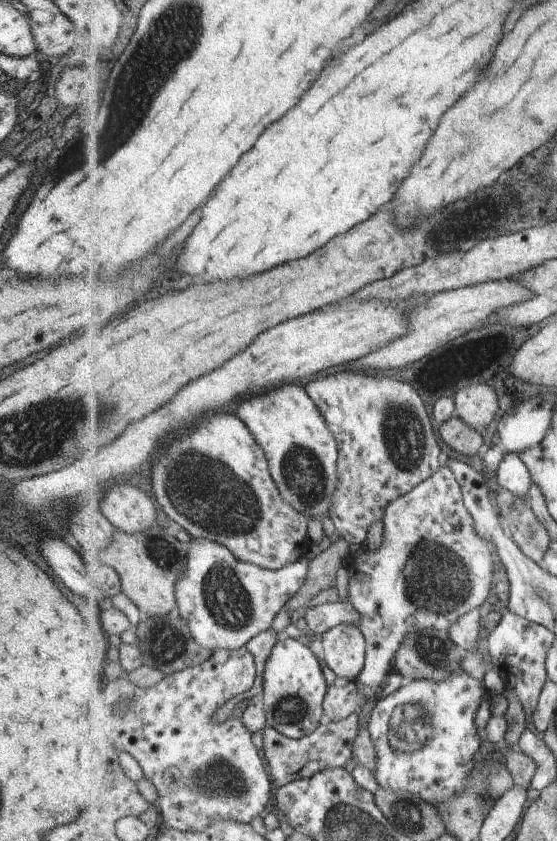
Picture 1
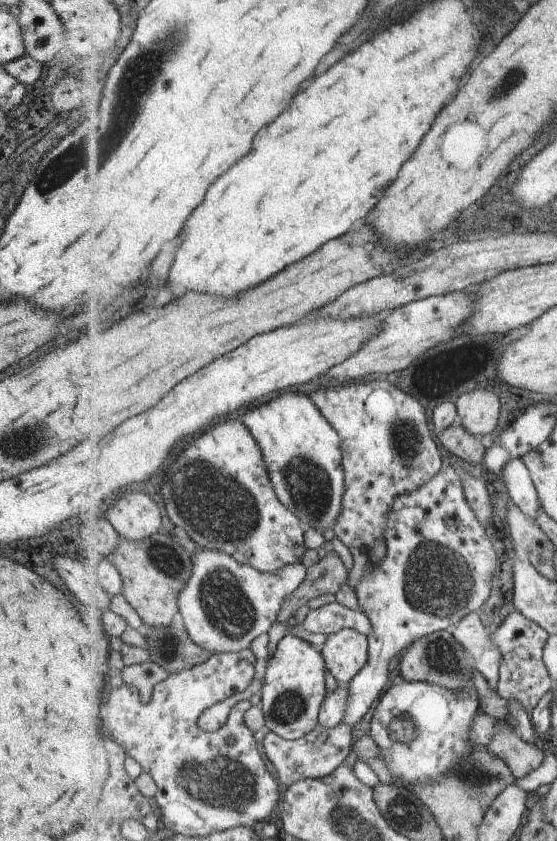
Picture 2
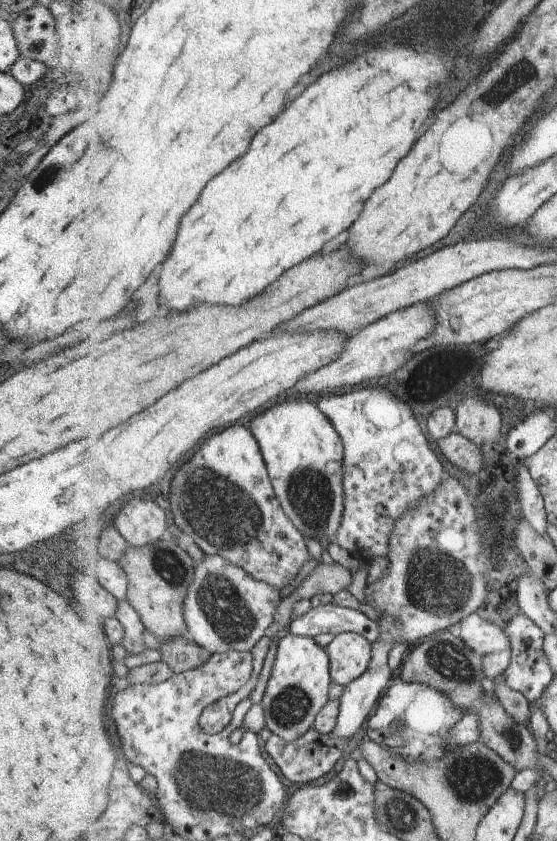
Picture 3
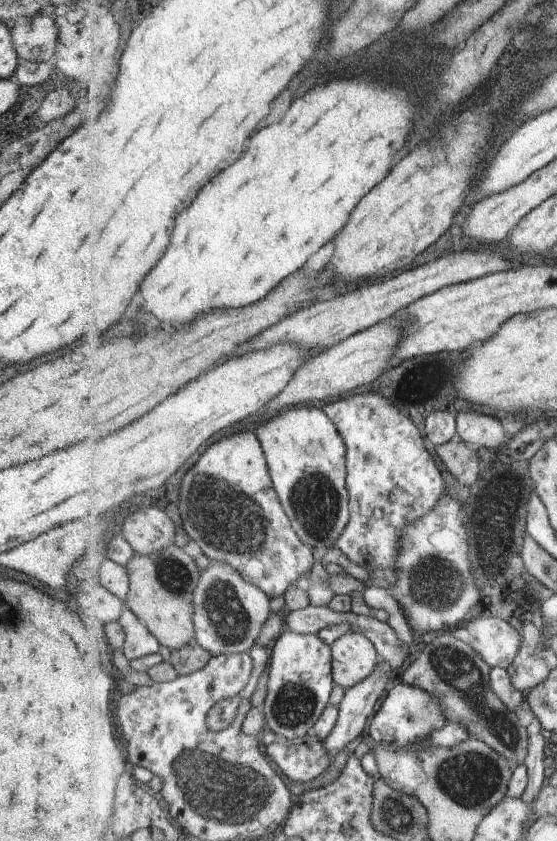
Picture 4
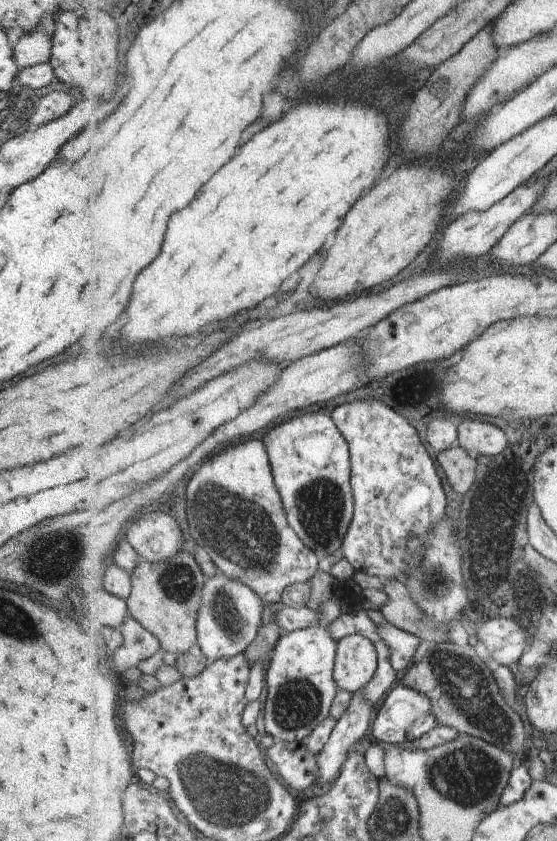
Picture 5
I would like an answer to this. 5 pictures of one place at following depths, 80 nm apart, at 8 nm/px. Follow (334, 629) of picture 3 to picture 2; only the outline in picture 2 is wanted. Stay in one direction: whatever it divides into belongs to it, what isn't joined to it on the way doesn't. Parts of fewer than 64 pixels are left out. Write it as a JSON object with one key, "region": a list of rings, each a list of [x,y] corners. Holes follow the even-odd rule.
{"region":[[[337,602],[313,609],[299,627],[300,635],[320,633],[329,636],[345,628],[353,628],[367,636],[371,636],[373,632],[373,624],[365,612],[347,608]]]}

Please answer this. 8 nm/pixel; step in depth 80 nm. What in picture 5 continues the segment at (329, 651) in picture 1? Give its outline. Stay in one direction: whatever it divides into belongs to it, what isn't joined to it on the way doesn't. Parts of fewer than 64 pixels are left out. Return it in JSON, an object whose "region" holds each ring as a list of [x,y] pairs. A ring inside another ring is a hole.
{"region":[[[353,634],[339,641],[334,672],[339,689],[352,694],[364,690],[378,668],[378,648],[368,637]]]}

